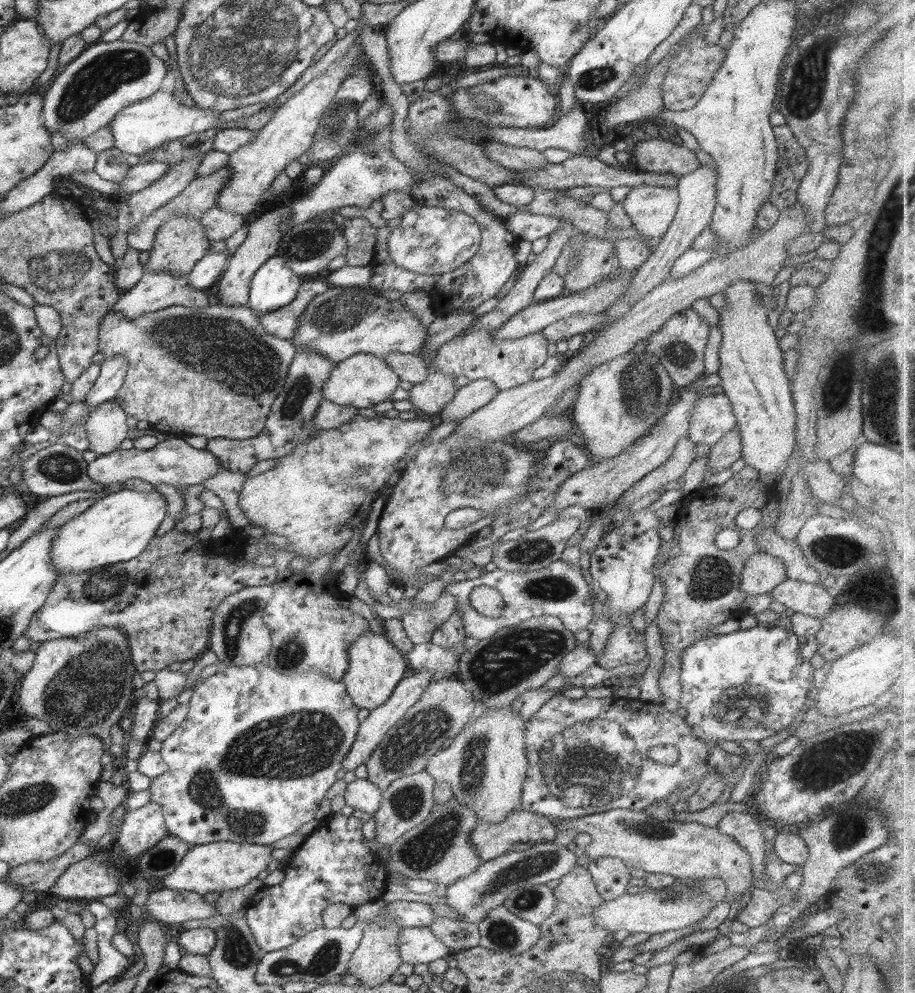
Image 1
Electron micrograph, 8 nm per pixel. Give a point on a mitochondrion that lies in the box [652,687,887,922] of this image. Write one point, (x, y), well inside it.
(833, 761)

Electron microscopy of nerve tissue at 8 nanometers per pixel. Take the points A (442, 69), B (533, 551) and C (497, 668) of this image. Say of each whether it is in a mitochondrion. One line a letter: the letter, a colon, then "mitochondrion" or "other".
A: other
B: mitochondrion
C: mitochondrion

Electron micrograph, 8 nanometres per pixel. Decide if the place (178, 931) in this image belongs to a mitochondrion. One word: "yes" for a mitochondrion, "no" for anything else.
no

